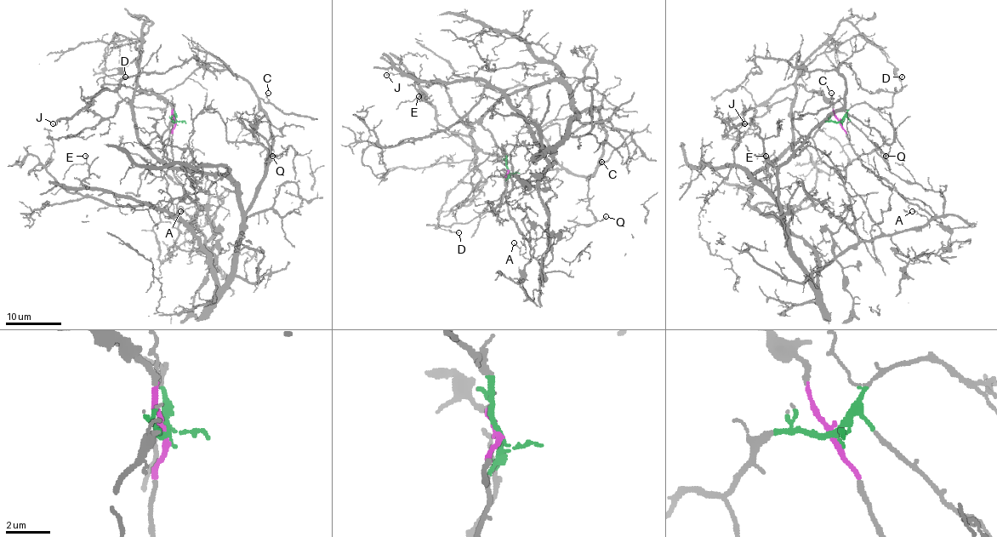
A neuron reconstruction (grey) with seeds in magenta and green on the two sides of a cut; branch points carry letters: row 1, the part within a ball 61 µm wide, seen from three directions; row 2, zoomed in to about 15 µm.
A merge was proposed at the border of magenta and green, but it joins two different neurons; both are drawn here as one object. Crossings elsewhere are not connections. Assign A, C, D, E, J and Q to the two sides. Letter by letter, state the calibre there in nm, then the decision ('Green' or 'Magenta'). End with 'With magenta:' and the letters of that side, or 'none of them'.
A: Thickness 120 nm. Magenta
C: Thickness 140 nm. Green
D: Thickness 100 nm. Magenta
E: Thickness 130 nm. Green
J: Thickness 120 nm. Magenta
Q: Thickness 160 nm. Green
With magenta: A, D, J

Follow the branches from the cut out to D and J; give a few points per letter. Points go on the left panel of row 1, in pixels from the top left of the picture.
D: (174, 122), (162, 98), (105, 83), (142, 53), (120, 35), (107, 47), (105, 72), (125, 77)
J: (174, 122), (172, 107), (162, 98), (110, 85), (103, 87), (72, 117), (53, 122)

